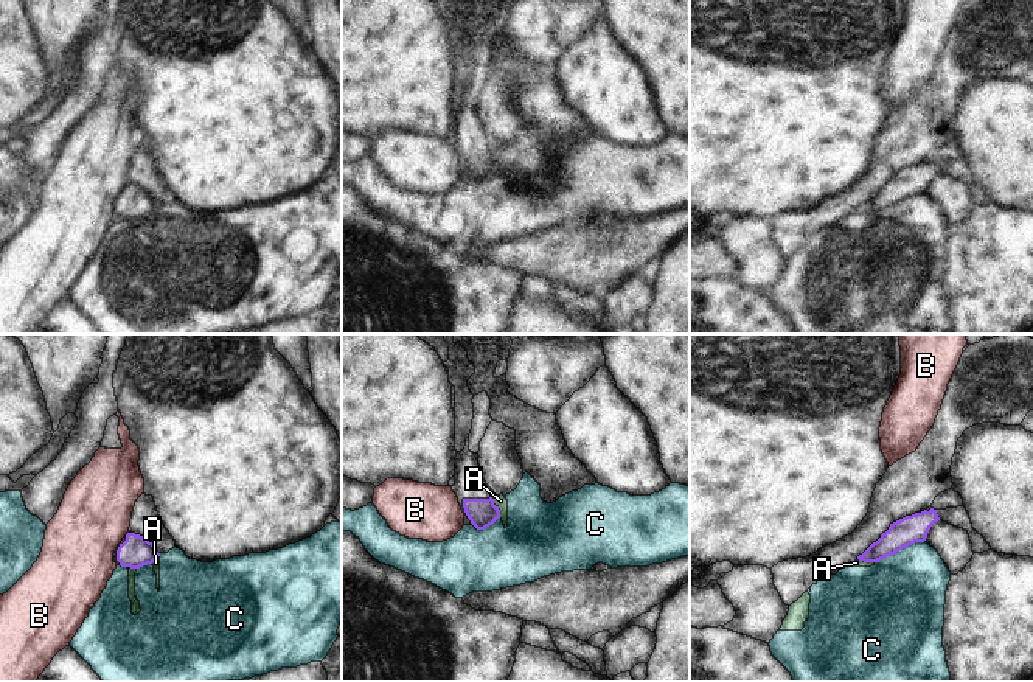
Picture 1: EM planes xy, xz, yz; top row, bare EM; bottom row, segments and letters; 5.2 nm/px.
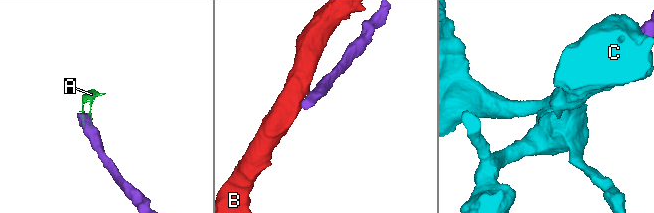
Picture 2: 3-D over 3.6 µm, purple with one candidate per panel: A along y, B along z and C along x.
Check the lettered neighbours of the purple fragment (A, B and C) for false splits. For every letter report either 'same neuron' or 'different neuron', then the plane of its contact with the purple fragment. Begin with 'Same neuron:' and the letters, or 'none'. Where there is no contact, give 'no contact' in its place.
Same neuron: none
A: different neuron | xz
B: different neuron | no contact
C: different neuron | yz

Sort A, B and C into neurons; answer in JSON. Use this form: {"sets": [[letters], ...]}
{"sets": [["A", "C"], ["B"]]}

